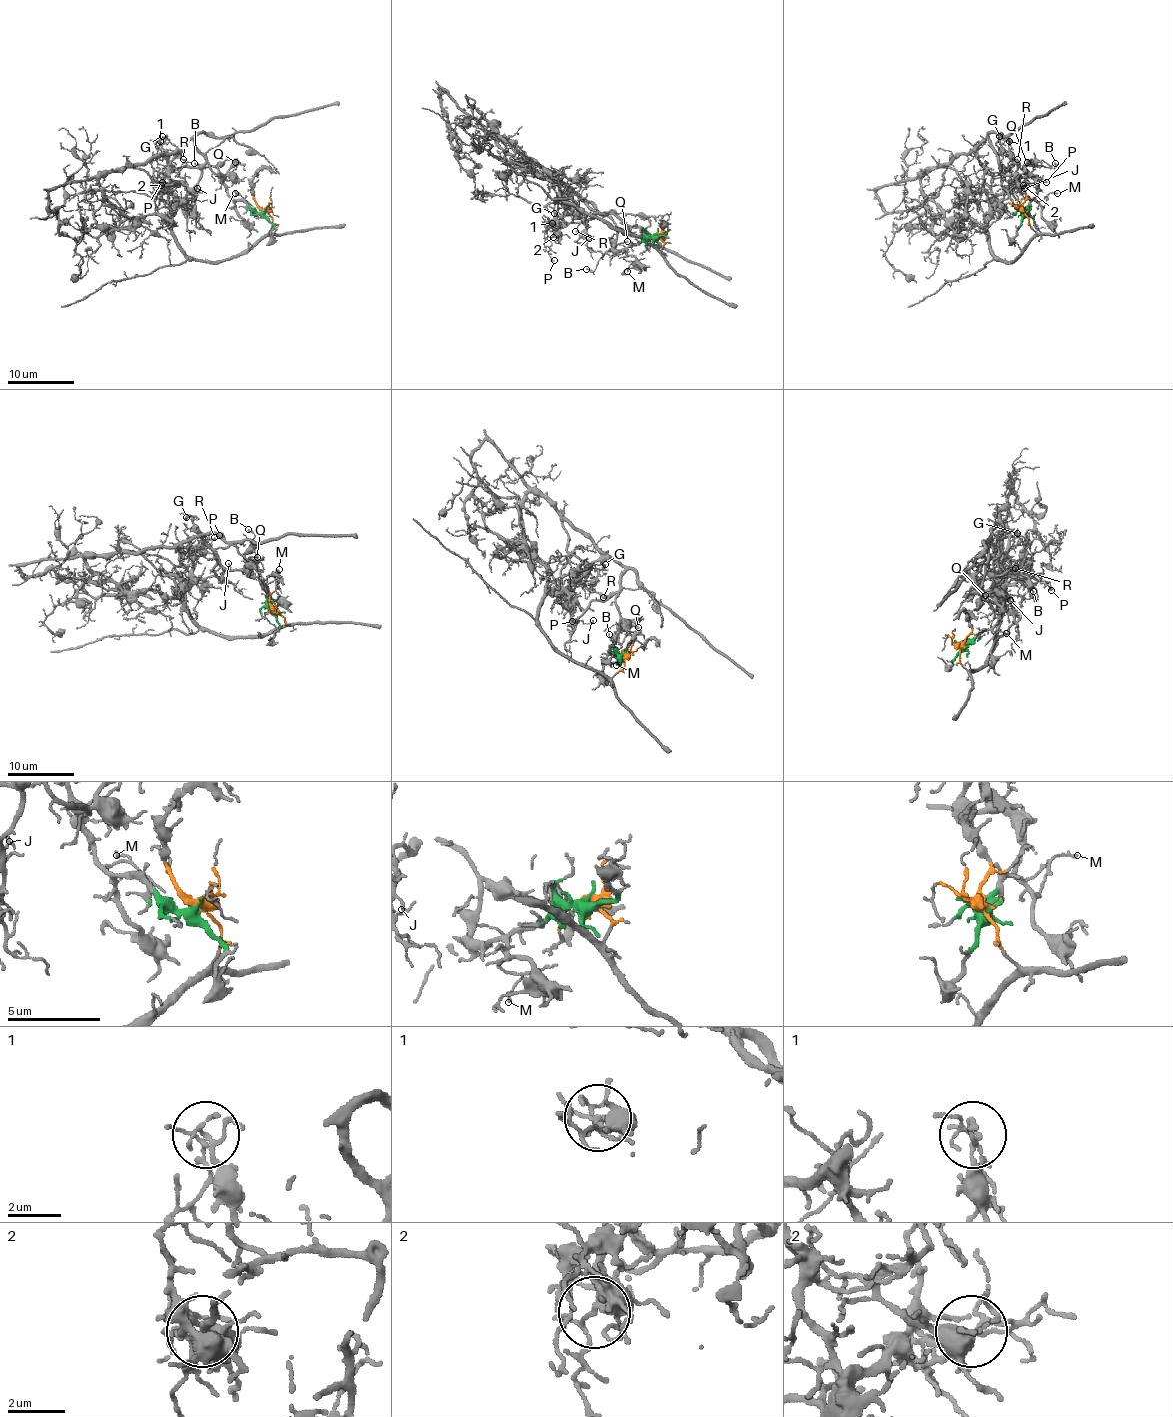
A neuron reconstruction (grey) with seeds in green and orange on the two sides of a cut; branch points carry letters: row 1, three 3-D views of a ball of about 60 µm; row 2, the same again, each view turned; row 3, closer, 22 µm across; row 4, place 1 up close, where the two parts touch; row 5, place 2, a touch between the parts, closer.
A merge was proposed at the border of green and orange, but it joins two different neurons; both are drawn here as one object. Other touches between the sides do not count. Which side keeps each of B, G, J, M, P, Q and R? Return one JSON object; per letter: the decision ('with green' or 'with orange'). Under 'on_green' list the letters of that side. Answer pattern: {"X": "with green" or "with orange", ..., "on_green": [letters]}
{"B": "with green", "G": "with green", "J": "with green", "M": "with green", "P": "with green", "Q": "with green", "R": "with green", "on_green": ["B", "G", "J", "M", "P", "Q", "R"]}

